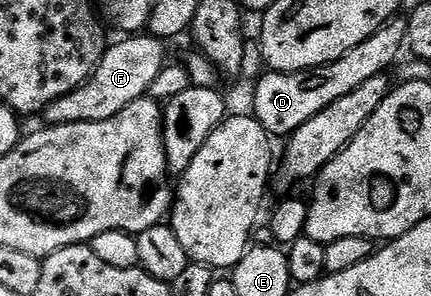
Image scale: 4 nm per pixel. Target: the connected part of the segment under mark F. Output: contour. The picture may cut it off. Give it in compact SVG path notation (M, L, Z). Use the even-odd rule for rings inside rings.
M128 35L117 43L109 44L98 67L82 87L70 91L70 95L54 99L43 111L42 117L48 125L70 123L98 123L102 119L114 119L122 107L130 107L138 98L145 96L154 83L158 71L166 64L165 42L151 35ZM145 36L145 37L144 37Z

